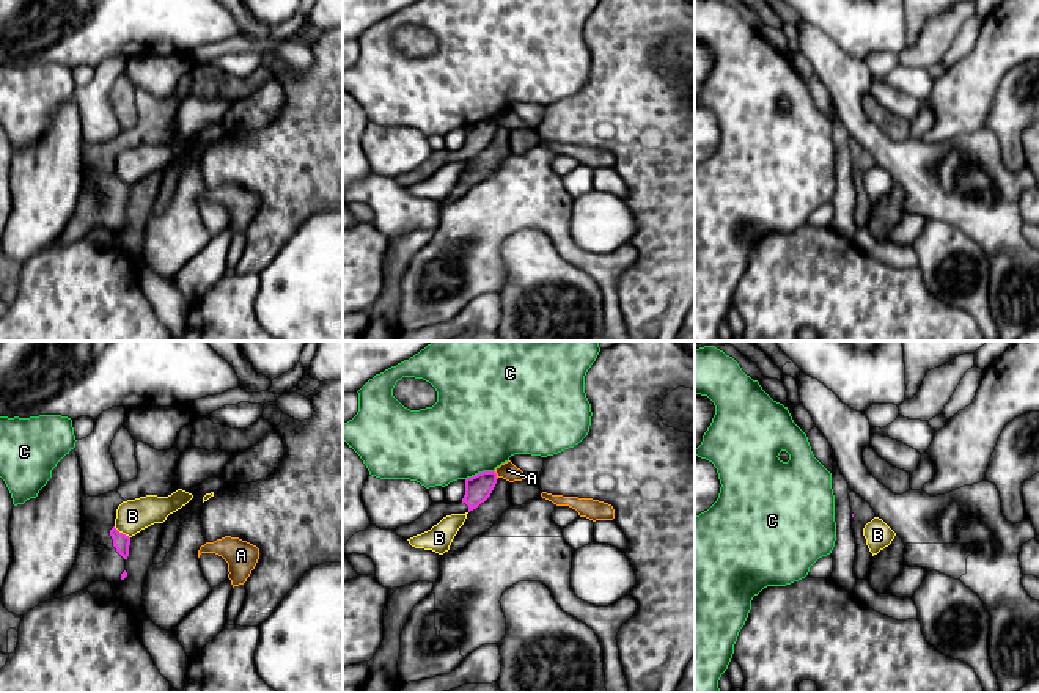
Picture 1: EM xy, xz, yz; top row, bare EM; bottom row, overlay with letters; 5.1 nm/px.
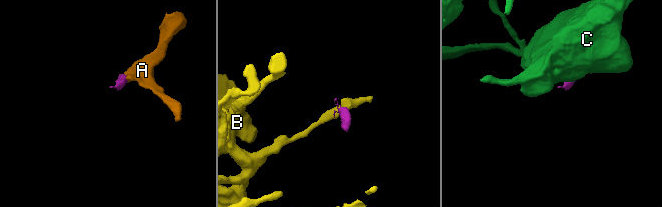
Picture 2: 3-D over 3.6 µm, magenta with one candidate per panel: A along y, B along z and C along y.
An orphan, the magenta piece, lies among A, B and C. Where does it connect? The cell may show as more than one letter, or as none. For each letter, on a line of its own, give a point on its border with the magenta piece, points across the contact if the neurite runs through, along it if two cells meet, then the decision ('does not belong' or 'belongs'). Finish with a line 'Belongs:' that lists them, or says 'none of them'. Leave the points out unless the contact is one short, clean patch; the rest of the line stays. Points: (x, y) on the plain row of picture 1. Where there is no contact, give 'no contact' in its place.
A: contact xz (495, 123); border xz (494, 120), (497, 126); does not belong
B: contact xy (121, 181); border xy (113, 175), (129, 186); does not belong
C: contact xz (480, 121); border xz (494, 118), (484, 118), (466, 128); does not belong
Belongs: none of them

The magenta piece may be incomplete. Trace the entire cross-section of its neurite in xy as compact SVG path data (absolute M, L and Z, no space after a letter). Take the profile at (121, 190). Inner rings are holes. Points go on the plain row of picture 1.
M143 90L135 91L138 124L121 130L113 140L88 145L83 149L86 176L75 211L60 237L49 247L60 247L86 237L97 226L118 233L127 225L126 207L130 185L115 176L116 157L123 149L146 143L168 145L178 138L173 132L181 105L176 93L157 99Z

